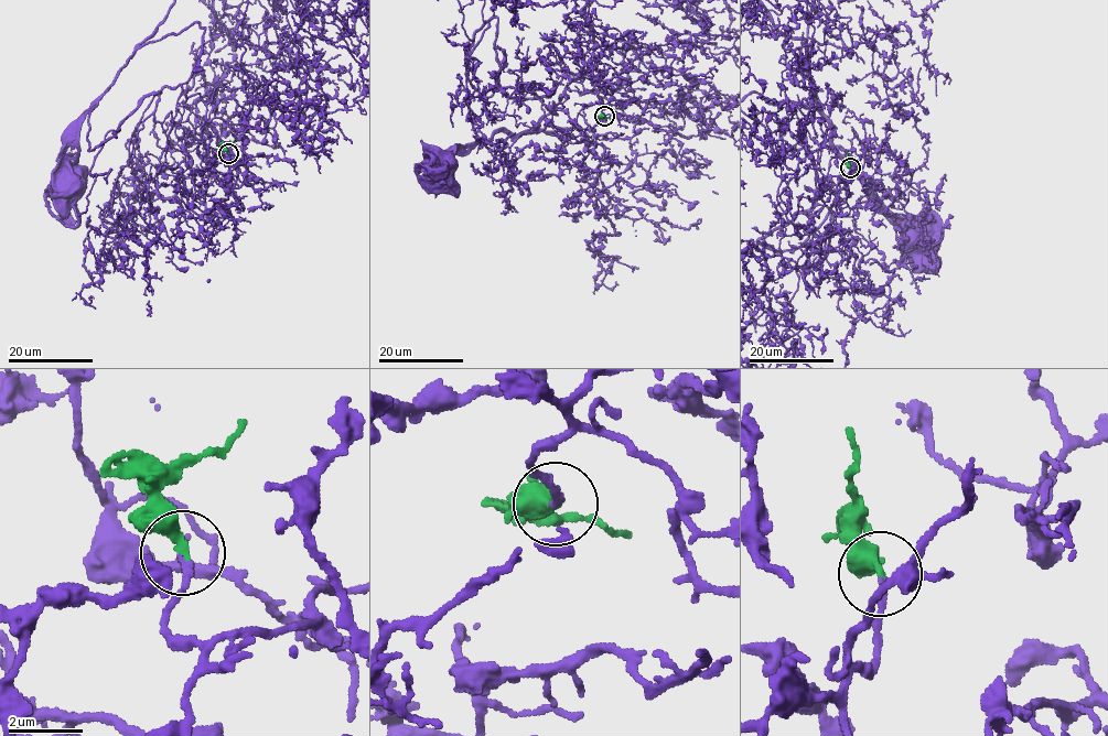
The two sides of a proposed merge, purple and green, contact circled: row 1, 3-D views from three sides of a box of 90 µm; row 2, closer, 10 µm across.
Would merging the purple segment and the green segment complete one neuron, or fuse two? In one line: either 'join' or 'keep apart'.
join

